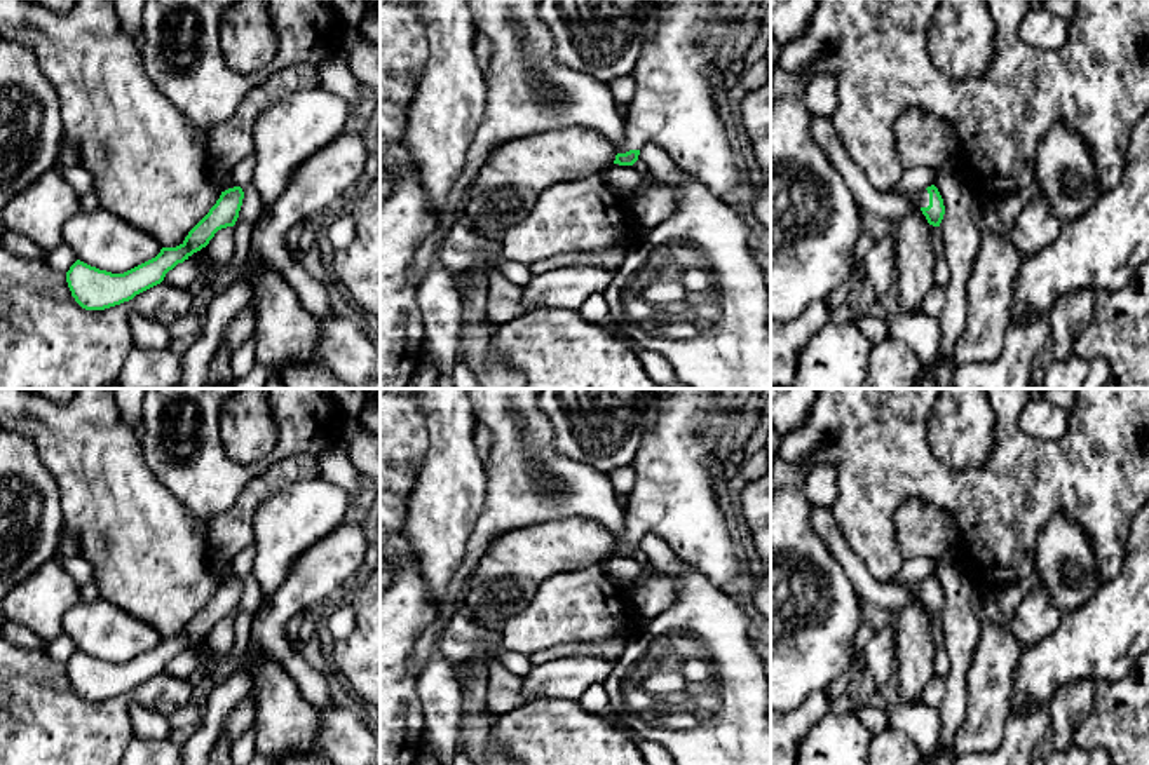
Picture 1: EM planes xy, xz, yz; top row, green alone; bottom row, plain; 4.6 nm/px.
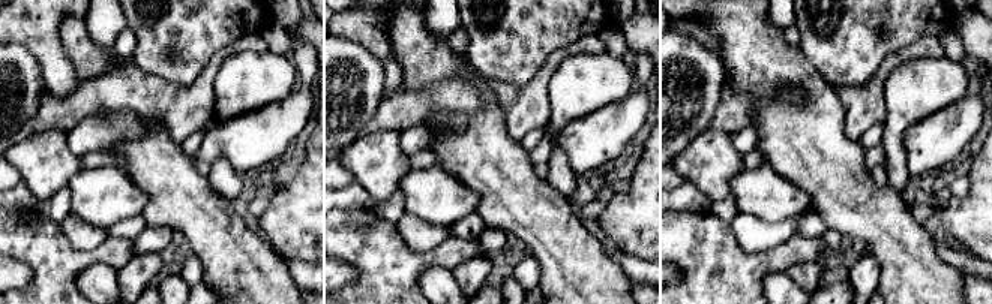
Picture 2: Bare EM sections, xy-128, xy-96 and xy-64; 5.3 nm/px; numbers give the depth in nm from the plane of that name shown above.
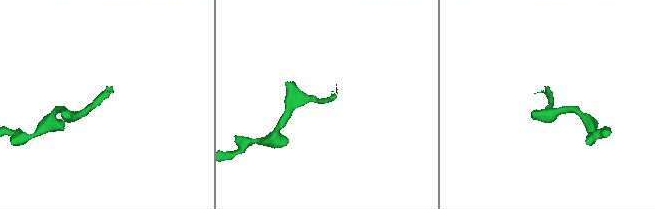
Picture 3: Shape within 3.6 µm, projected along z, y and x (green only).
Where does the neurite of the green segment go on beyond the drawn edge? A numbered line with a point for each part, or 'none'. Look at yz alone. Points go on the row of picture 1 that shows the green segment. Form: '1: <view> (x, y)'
1: yz (921, 197)

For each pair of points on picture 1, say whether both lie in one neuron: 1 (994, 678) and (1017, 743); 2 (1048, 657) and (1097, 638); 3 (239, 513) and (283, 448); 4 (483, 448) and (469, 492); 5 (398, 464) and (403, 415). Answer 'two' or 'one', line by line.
1: two
2: one
3: two
4: two
5: one

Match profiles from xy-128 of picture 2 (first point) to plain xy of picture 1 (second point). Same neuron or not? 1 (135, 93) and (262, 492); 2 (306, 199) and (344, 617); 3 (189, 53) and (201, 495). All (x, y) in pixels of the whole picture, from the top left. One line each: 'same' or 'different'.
1: same
2: different
3: same

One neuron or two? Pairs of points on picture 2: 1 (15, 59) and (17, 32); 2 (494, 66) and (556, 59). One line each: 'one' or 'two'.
1: two
2: two

